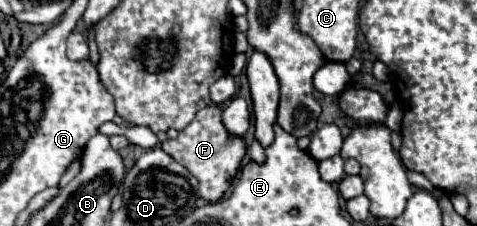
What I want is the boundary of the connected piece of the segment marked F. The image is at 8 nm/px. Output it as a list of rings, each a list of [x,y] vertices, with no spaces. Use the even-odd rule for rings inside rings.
[[[212,103],[212,105],[204,107],[202,111],[198,111],[194,121],[188,127],[184,127],[176,139],[166,139],[162,143],[162,149],[168,155],[174,155],[174,159],[178,159],[178,163],[182,163],[200,181],[198,193],[206,201],[218,201],[230,189],[232,179],[236,177],[242,157],[244,157],[244,151],[246,151],[246,145],[240,139],[240,155],[230,155],[232,137],[222,127],[220,115],[222,115],[222,109]]]

